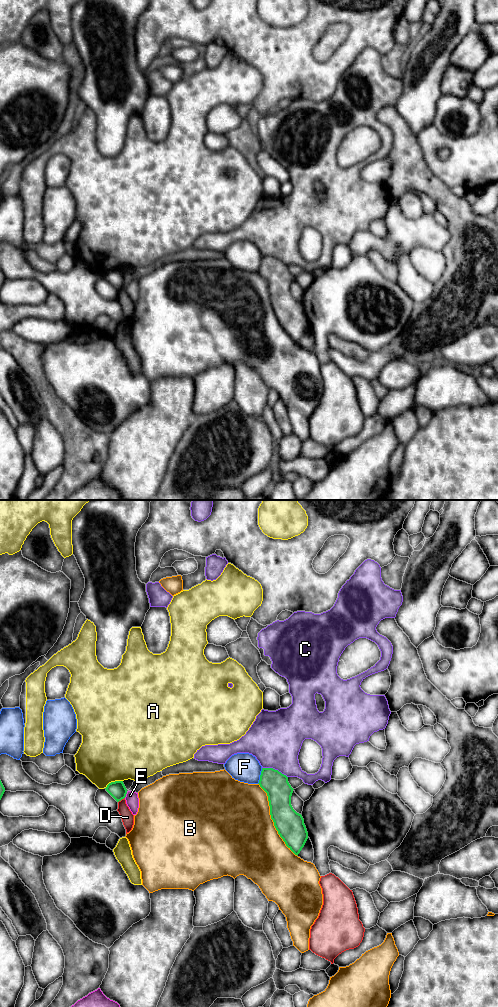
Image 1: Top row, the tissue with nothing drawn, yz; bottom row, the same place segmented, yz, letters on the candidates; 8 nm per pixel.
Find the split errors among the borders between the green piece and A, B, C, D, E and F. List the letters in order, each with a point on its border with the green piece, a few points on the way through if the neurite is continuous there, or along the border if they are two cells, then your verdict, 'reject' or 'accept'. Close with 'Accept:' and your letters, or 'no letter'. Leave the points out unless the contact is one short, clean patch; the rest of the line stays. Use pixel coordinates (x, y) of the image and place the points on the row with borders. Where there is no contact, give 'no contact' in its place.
A: yz (113, 782) | reject
B: yz (272, 819) | reject
C: yz (274, 769) | accept
D: yz (121, 799) | reject
E: yz (125, 795) | along yz (127, 792), (124, 797) | reject
F: yz (260, 776) | reject
Accept: C

